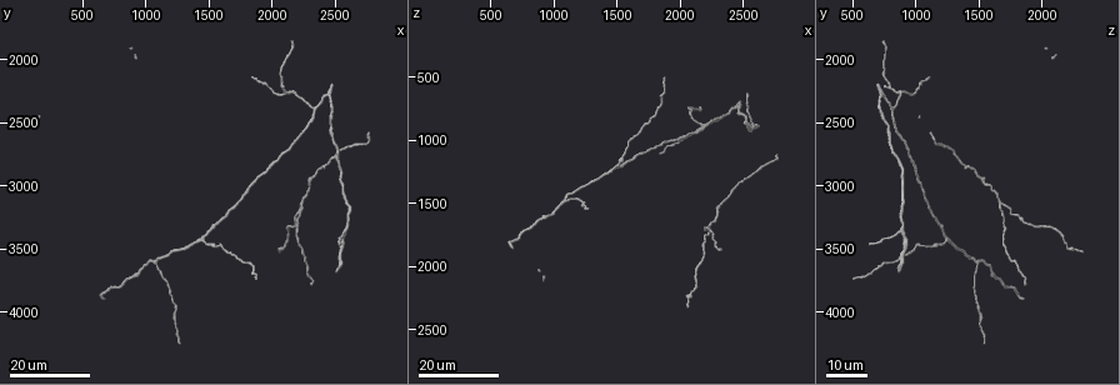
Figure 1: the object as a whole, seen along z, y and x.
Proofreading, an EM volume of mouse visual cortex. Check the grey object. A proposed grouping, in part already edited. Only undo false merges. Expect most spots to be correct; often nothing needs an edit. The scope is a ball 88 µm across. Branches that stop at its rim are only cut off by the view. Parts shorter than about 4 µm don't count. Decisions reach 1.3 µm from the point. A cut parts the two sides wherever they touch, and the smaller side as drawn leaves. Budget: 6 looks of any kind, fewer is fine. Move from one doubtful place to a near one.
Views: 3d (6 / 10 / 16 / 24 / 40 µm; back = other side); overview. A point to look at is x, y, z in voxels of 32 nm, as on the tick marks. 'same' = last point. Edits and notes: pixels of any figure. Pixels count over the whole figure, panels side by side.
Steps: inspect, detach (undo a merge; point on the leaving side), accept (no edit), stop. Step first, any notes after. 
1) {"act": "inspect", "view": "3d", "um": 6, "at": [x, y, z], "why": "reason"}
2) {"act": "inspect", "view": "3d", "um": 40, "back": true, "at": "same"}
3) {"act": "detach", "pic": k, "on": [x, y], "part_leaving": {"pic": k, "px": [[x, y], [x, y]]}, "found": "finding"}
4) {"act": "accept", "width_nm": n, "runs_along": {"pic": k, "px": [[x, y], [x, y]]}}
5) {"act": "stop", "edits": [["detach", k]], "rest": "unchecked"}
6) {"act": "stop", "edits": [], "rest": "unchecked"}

{"act": "inspect", "view": "3d", "um": 16, "at": [2320, 2380, 820], "why": "arms part here"}

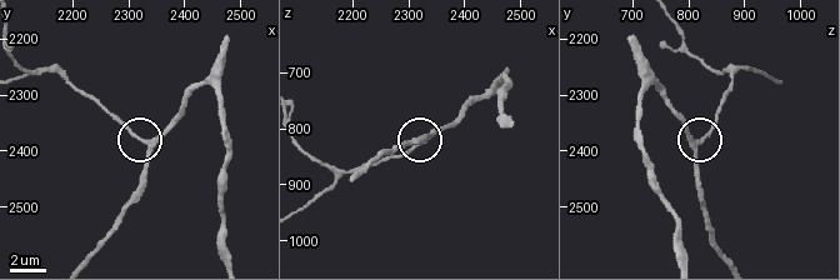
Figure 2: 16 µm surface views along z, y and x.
{"act": "inspect", "view": "3d", "um": 10, "at": [2340, 2390, 810]}

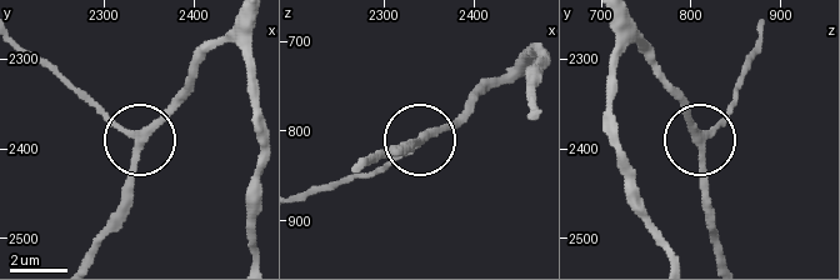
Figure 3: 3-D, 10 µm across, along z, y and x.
{"act": "accept", "side_arm_um": 67, "found": "all the same neuron"}

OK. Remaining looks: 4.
{"act": "inspect", "view": "3d", "um": 24, "at": [2240, 3120, 1660], "why": "three arms meet"}

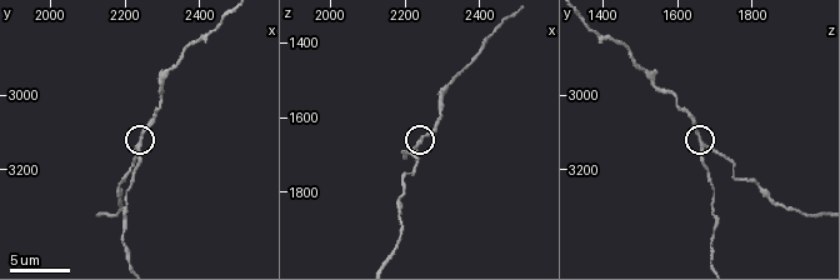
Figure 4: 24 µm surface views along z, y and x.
{"act": "inspect", "view": "3d", "um": 6, "at": [2230, 3140, 1680]}

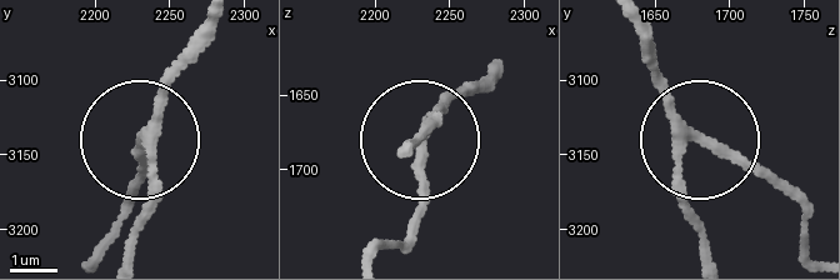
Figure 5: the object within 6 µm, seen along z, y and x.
{"act": "inspect", "view": "3d", "um": 6, "back": true, "at": [2236, 3140, 1670]}

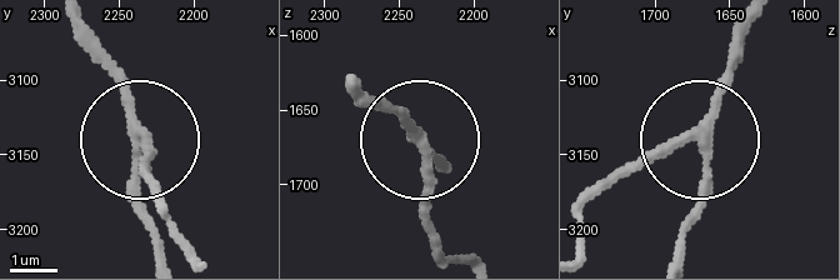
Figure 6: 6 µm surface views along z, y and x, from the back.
{"act": "accept", "width_nm": 220, "runs_along": {"pic": 6, "px": [[754, 23], [714, 95], [703, 203], [679, 250]]}, "found": "one neuron here"}

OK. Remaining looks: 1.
{"act": "stop", "edits": [], "rest": "unchecked"}

